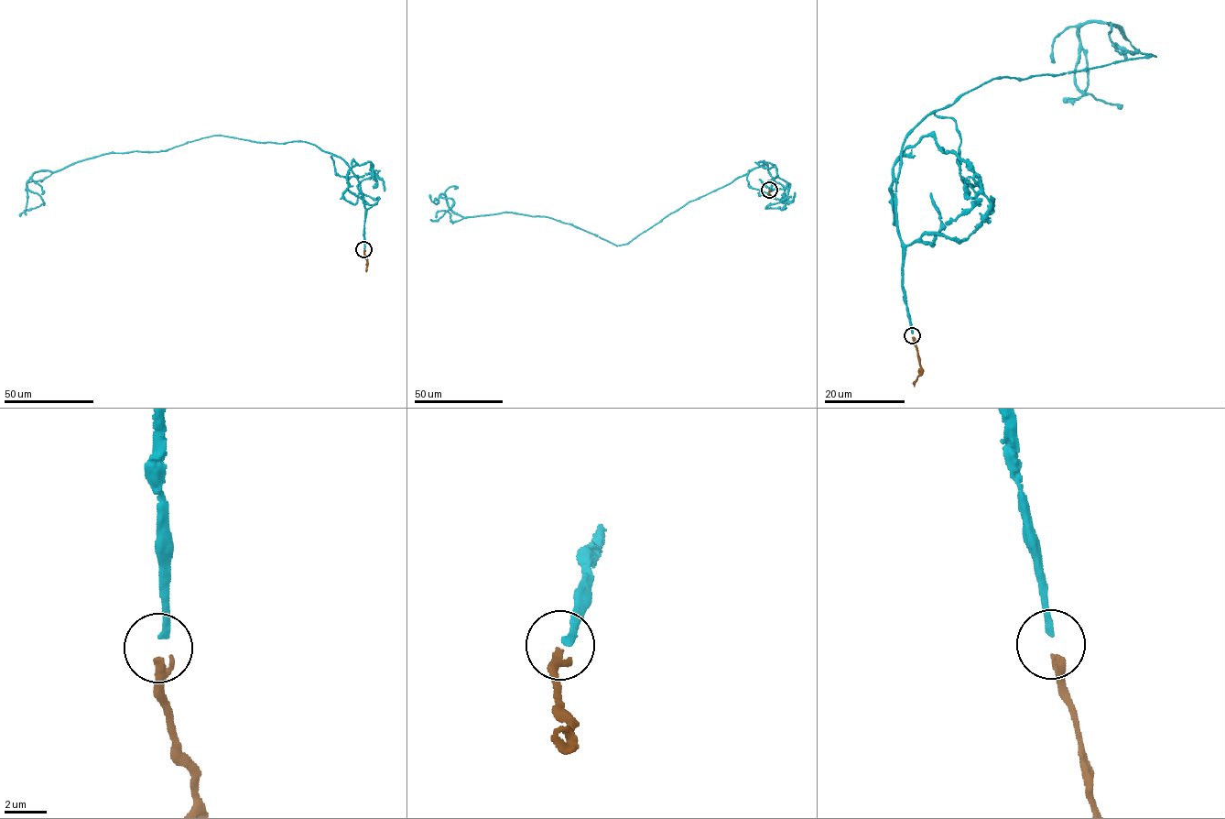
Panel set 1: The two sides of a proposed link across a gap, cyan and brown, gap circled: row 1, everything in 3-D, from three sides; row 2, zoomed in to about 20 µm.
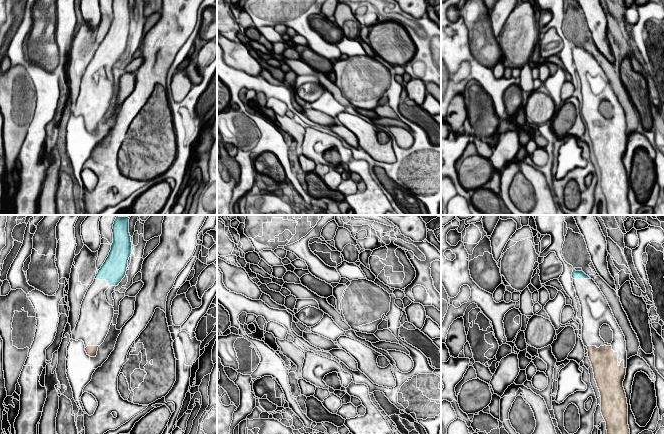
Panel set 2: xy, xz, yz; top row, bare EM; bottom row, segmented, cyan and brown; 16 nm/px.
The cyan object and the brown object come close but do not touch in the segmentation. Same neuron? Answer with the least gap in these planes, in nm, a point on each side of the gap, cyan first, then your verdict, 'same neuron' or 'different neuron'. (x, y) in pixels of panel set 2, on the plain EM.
1000 nm | xy (110, 62), (98, 122) | same neuron

